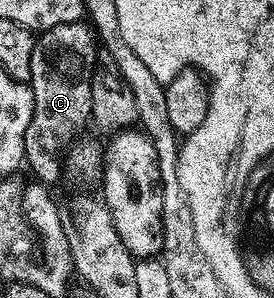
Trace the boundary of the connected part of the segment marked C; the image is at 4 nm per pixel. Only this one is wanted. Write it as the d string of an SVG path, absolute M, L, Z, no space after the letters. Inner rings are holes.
M84 20L54 26L36 36L34 54L30 58L30 87L34 94L34 114L26 126L24 164L32 167L37 181L49 186L62 176L62 157L69 144L81 133L84 123L92 119L92 82L90 69L97 63L96 36ZM48 56L52 68L48 68ZM89 67L89 68L88 68Z

